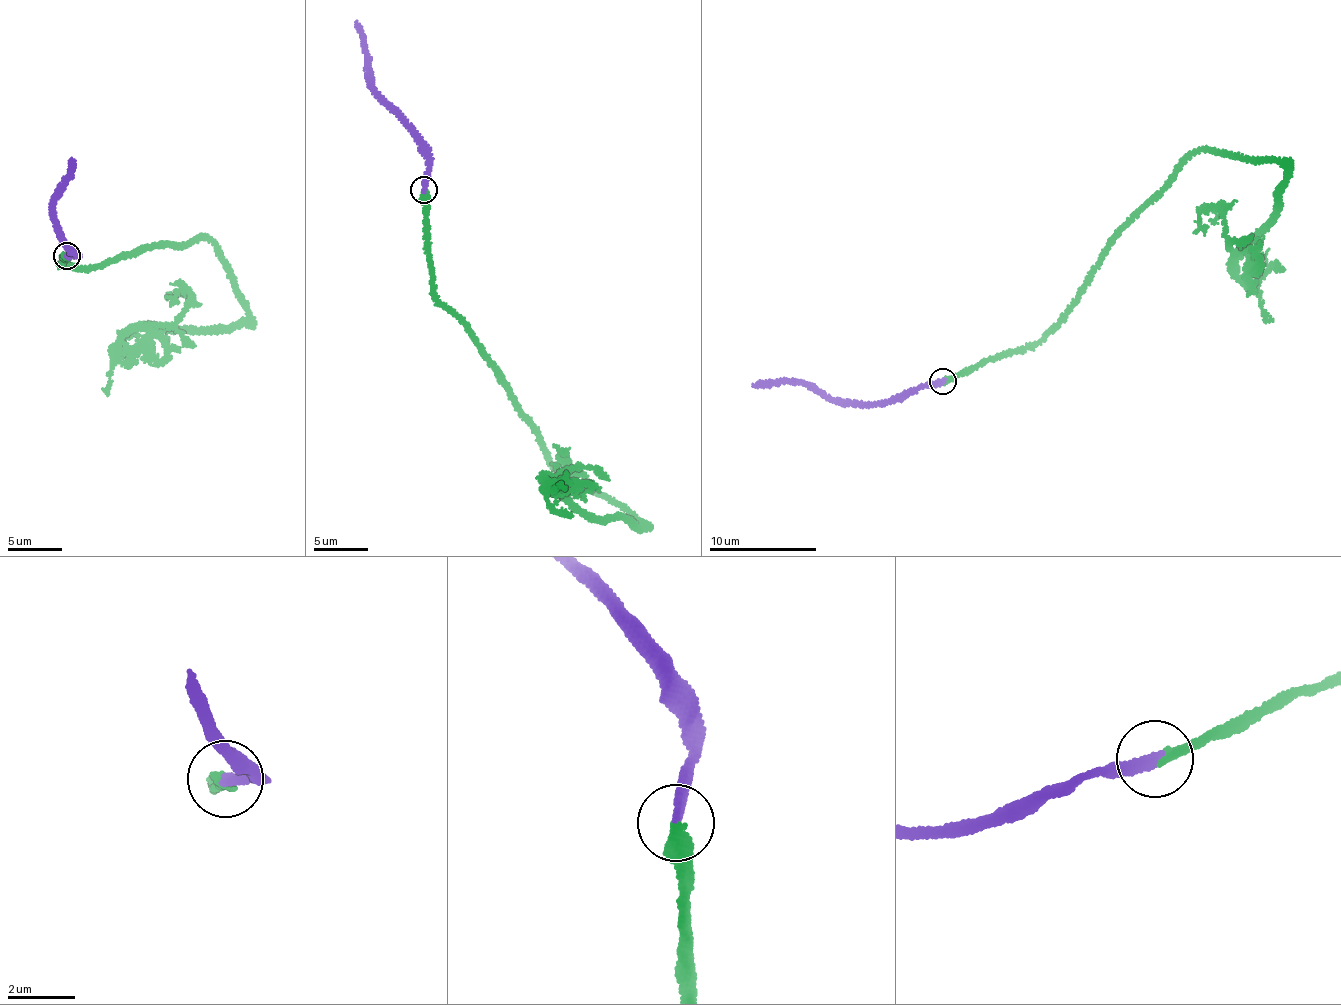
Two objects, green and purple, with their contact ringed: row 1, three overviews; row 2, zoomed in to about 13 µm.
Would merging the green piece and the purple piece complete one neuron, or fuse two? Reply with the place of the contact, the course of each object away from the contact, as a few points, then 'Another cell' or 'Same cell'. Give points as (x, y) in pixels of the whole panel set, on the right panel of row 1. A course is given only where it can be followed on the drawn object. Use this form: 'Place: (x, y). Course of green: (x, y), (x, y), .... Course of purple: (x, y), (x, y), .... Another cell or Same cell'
Place: (943, 381). Course of green: (942, 382), (1043, 337), (1194, 155), (1285, 167), (1251, 242), (1234, 250), (1219, 210), (1194, 232). Course of purple: (942, 382), (854, 404), (800, 383), (769, 379), (752, 386). Same cell

